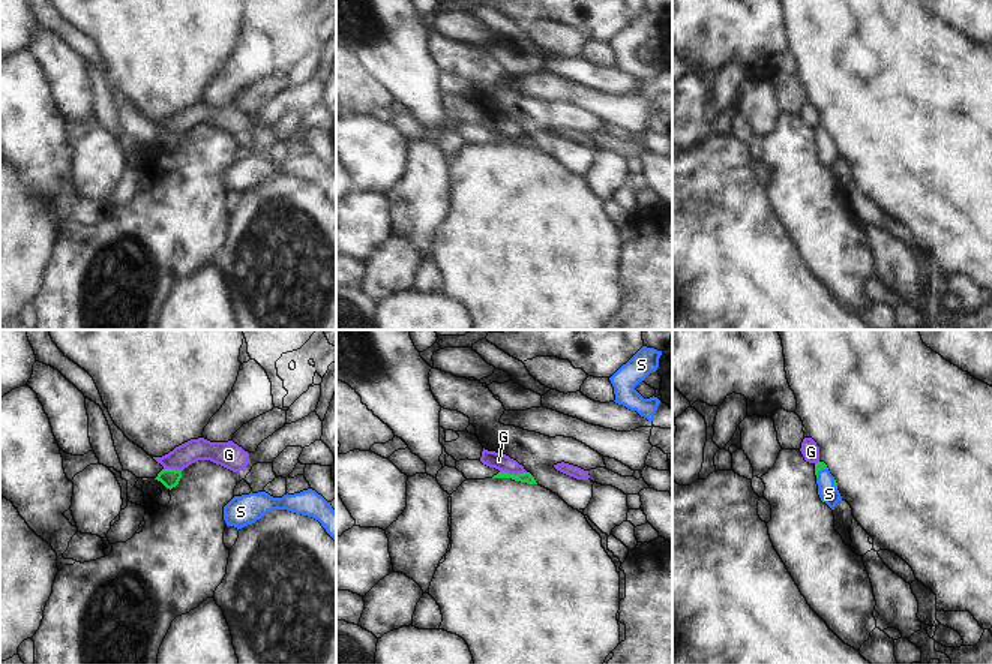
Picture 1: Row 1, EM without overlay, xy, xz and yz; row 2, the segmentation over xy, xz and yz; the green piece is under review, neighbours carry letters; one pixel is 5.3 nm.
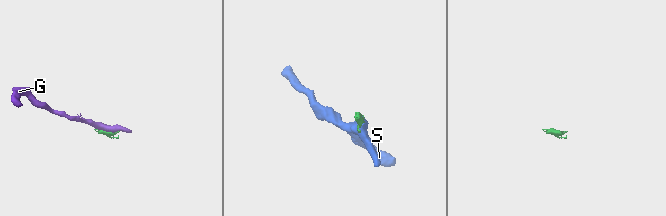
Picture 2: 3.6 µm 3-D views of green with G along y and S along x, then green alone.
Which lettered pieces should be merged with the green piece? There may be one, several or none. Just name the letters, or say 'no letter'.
S

